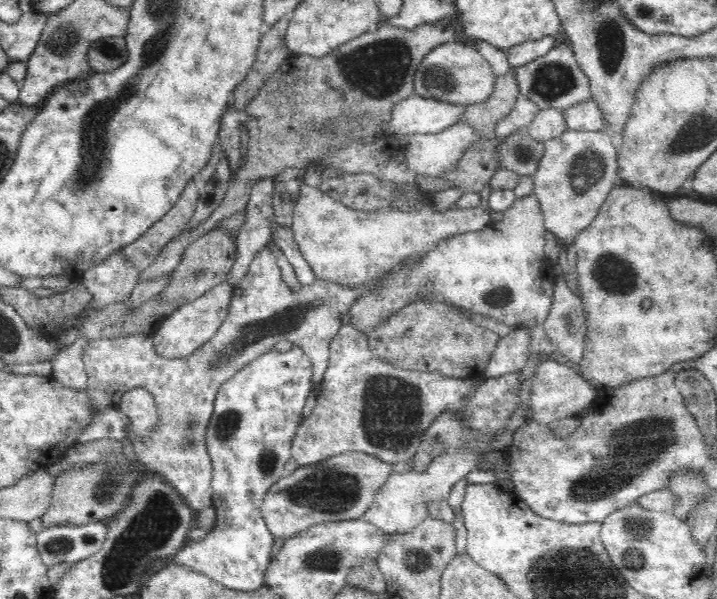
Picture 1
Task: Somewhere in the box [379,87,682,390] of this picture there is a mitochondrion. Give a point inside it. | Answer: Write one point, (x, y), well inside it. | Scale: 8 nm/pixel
(589, 167)

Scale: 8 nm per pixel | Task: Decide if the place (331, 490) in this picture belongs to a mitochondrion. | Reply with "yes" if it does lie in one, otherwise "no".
yes

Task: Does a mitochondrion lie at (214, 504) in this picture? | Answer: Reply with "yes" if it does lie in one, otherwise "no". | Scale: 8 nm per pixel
no

